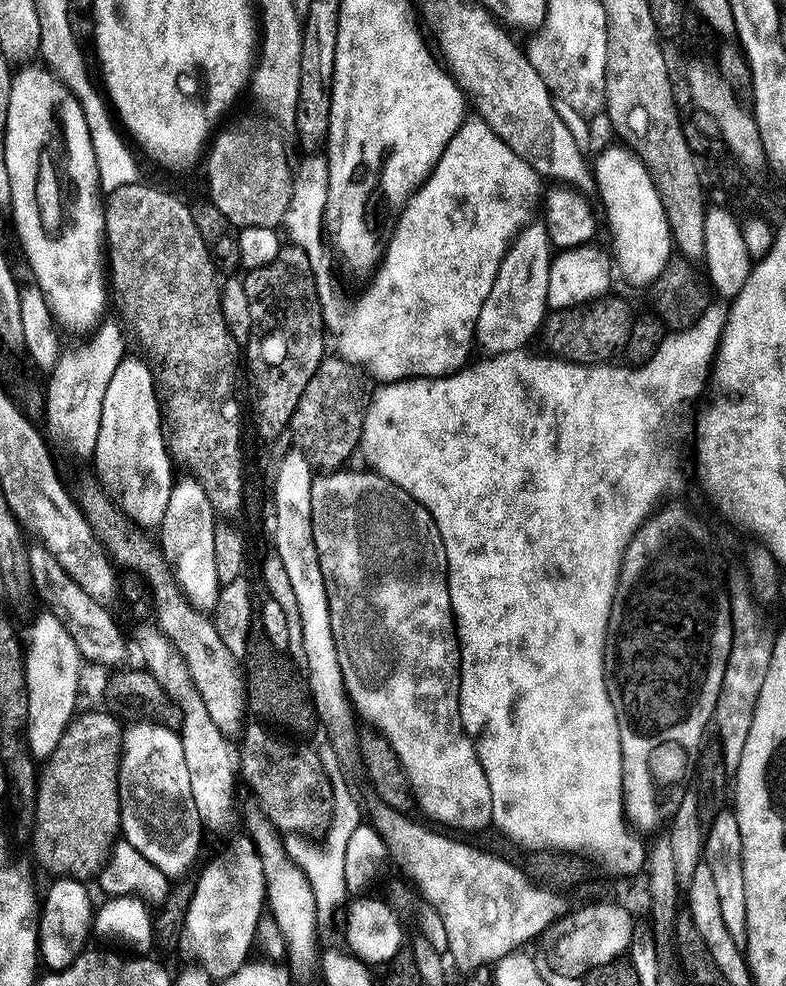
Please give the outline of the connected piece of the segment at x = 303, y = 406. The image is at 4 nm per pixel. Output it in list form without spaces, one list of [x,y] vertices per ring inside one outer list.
[[[329,355],[321,365],[318,366],[314,378],[307,383],[306,392],[302,394],[300,405],[293,416],[290,427],[290,436],[293,436],[297,449],[301,447],[309,448],[311,453],[316,453],[323,459],[323,469],[332,470],[340,468],[352,455],[362,440],[362,429],[364,427],[364,411],[366,408],[366,396],[364,400],[364,380],[366,376],[356,365],[341,360],[339,356]]]

